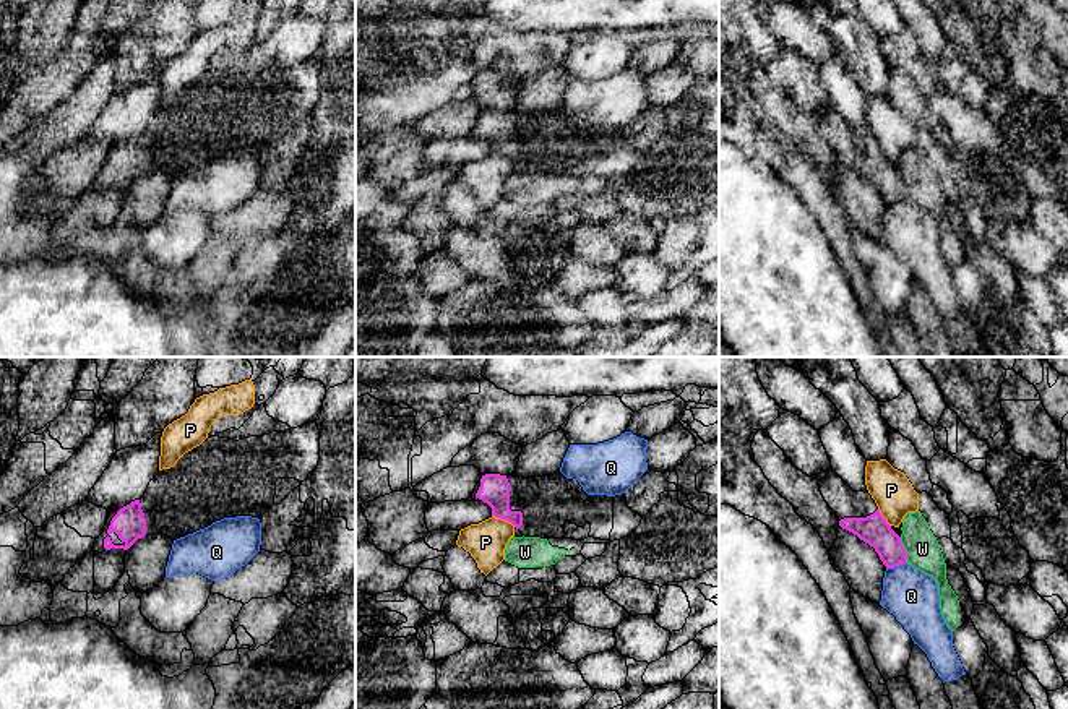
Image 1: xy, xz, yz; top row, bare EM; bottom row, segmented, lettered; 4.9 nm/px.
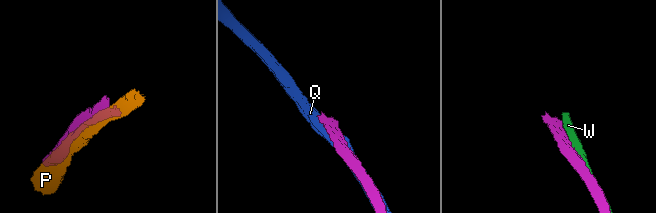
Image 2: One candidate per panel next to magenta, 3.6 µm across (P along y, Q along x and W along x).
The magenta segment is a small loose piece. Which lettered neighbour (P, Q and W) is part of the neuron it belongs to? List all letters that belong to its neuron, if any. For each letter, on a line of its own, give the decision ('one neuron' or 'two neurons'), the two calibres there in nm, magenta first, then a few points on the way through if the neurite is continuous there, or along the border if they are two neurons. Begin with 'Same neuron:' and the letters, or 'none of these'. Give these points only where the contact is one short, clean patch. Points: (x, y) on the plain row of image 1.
Same neuron: none of these
P: two neurons | 150/200 nm
Q: two neurons | 150/260 nm | along yz (906, 198), (887, 205)
W: two neurons | 150/170 nm

